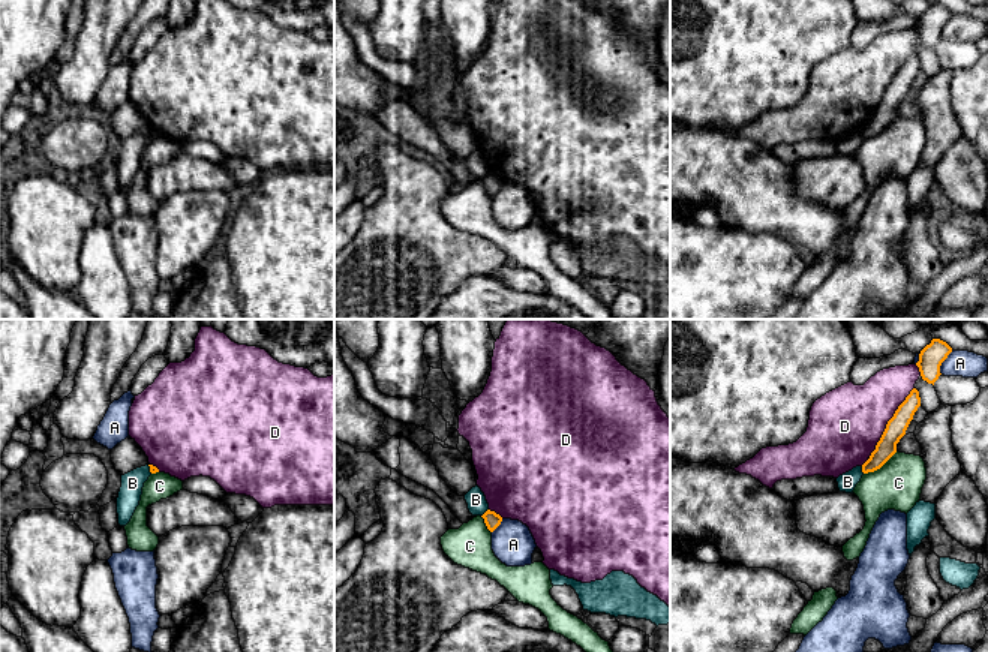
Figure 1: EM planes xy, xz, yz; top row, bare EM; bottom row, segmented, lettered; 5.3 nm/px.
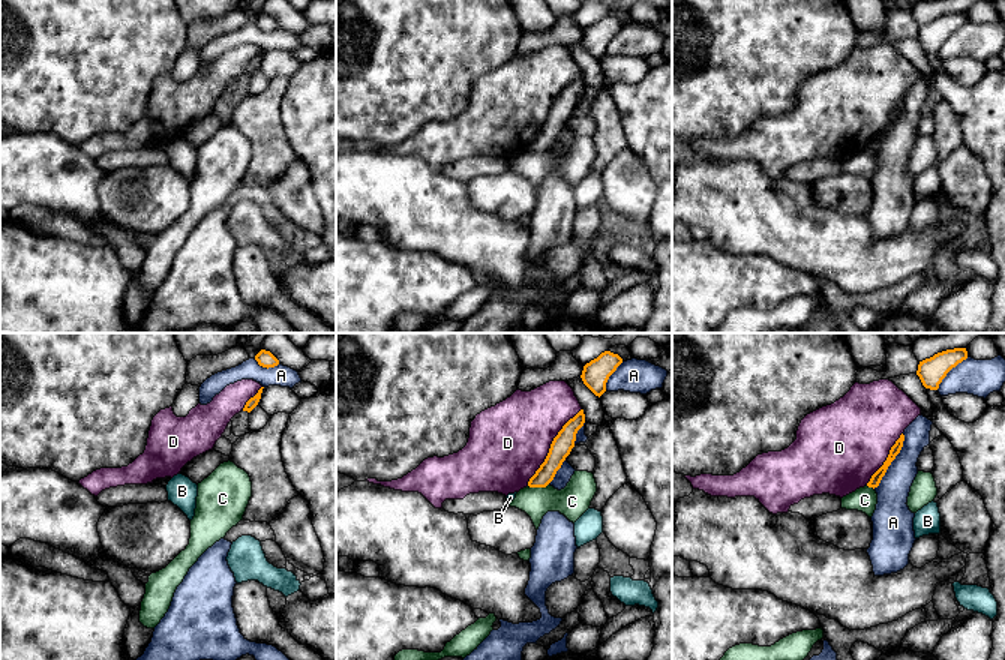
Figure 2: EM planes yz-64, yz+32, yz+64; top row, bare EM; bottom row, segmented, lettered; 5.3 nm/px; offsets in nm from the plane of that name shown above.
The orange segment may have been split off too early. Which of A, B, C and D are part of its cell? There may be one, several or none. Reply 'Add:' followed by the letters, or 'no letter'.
Add: no letter

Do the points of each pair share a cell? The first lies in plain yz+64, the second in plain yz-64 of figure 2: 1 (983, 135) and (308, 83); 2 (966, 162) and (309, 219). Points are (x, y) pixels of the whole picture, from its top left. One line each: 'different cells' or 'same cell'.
1: same cell
2: same cell

